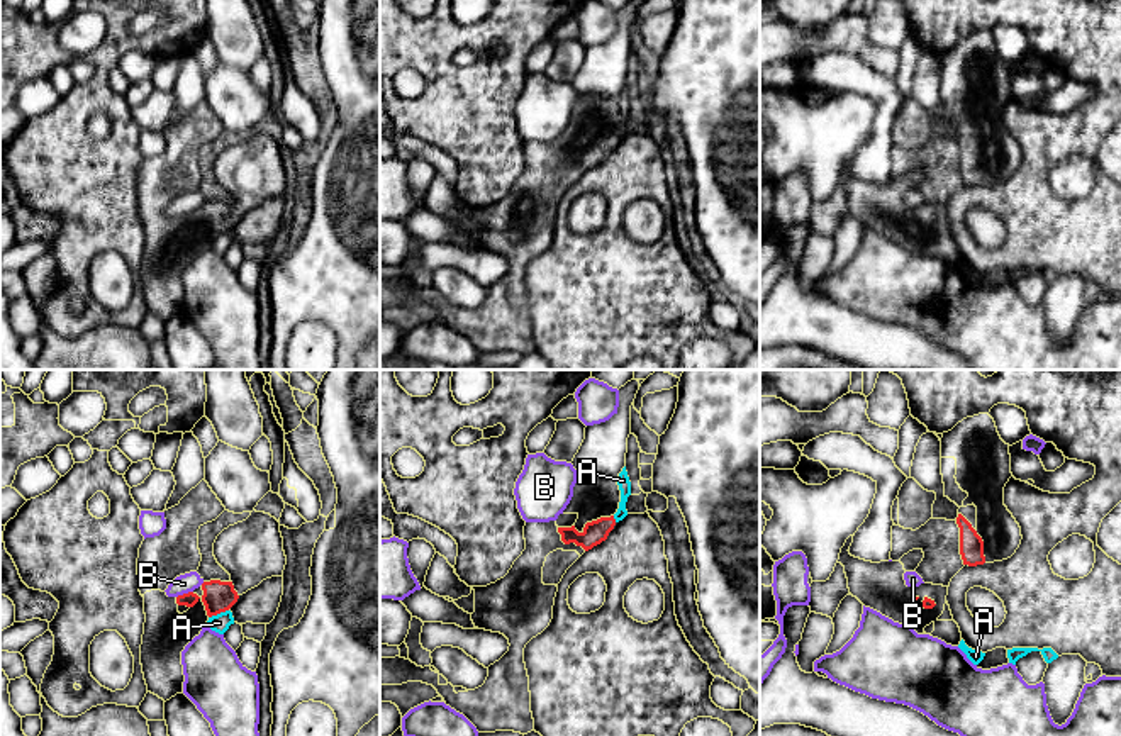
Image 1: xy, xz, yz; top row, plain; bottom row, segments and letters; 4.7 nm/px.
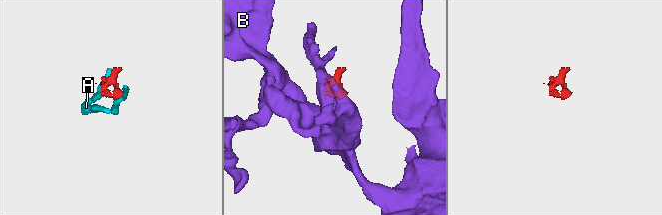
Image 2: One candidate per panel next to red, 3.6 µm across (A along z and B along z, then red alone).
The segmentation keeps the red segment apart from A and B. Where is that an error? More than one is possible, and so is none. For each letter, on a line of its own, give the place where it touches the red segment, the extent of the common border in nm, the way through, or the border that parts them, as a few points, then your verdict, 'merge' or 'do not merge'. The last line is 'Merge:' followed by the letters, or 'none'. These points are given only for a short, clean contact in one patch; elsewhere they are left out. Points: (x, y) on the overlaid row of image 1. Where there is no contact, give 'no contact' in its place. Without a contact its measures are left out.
A: meets red in xy at (217, 613); contact 100 nm long; border along xy (228, 609), (209, 618); do not merge
B: meets red in xy at (184, 594); contact 90 nm long; border along xy (192, 591), (177, 597); do not merge
Merge: none

